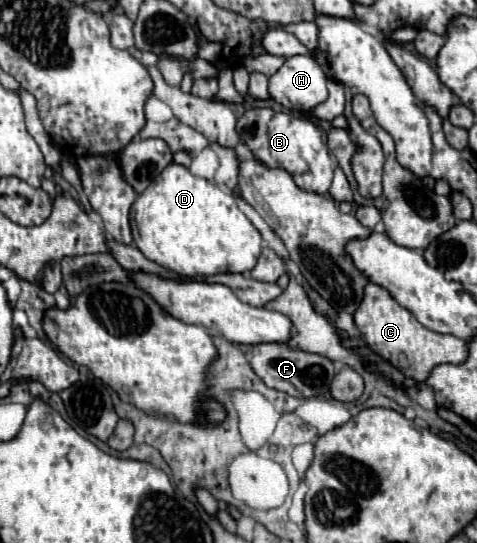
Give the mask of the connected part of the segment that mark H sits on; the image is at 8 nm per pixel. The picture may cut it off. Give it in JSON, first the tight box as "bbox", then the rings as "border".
{"bbox":[269,56,327,112],"border":[[[291,56],[269,78],[271,98],[291,112],[307,112],[327,100],[327,76],[311,56]]]}

